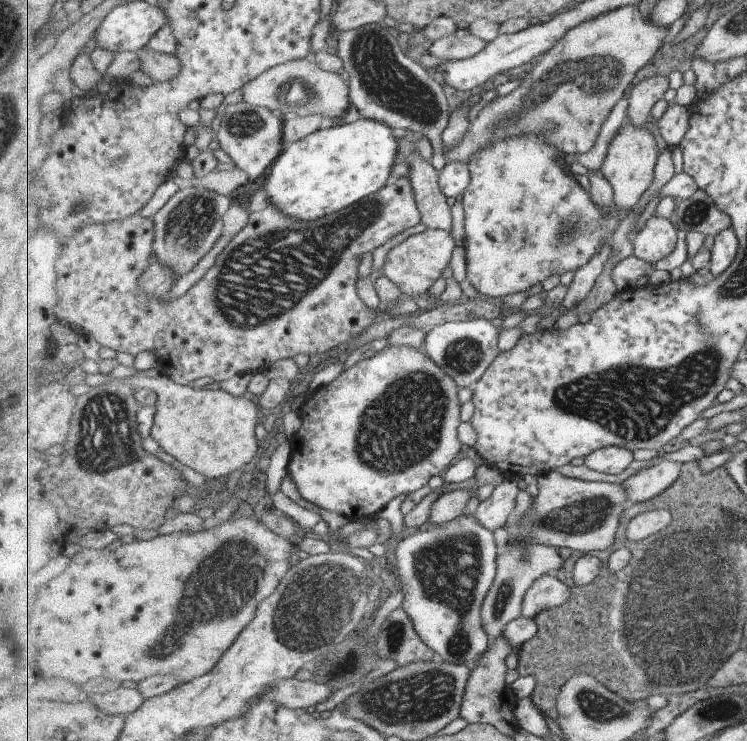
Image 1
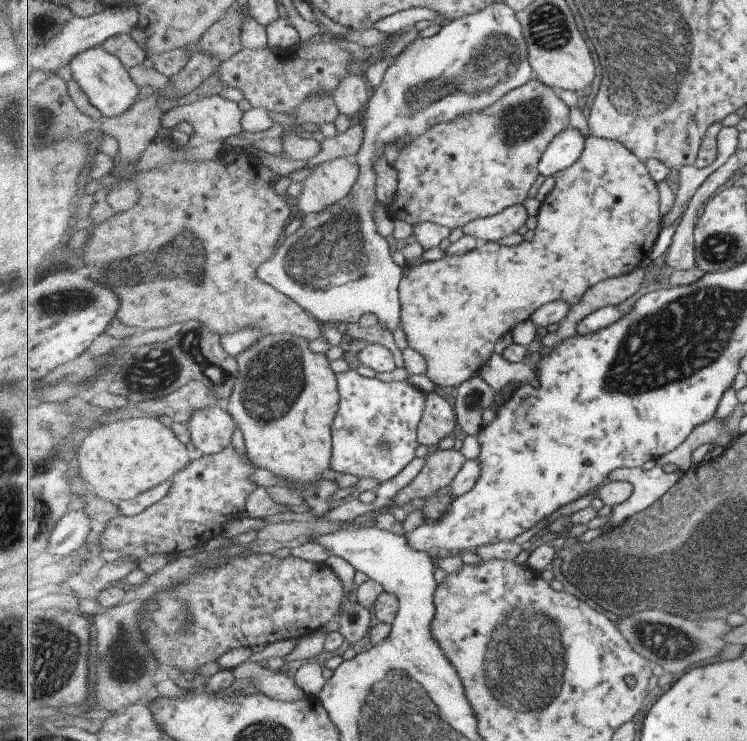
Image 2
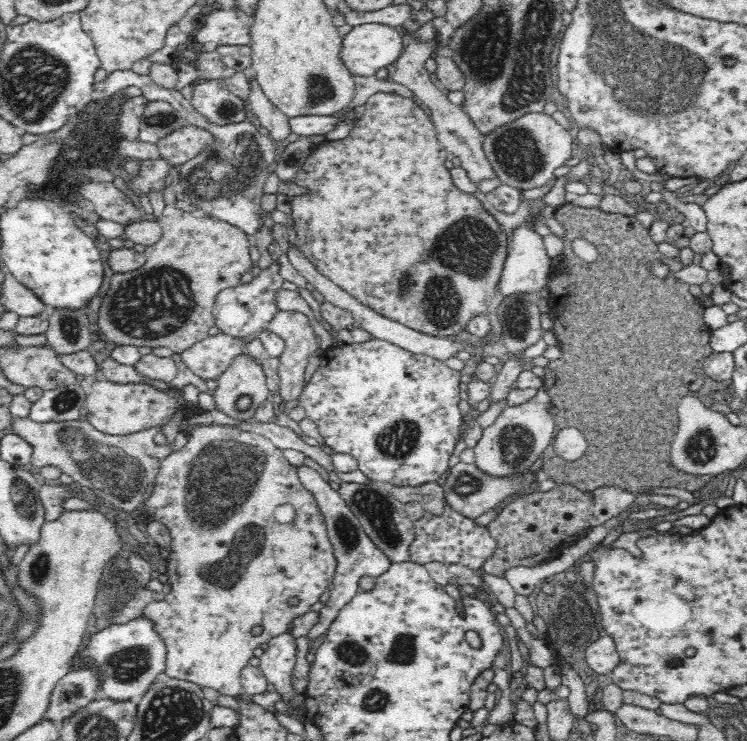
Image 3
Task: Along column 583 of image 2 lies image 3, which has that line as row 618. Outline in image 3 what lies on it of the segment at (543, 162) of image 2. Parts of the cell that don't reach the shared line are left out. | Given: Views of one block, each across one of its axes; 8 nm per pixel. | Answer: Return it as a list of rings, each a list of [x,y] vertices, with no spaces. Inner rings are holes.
[[[143,611],[128,623],[114,623],[92,635],[74,667],[88,662],[94,663],[102,674],[101,695],[114,699],[138,699],[156,680],[164,677],[167,648],[158,626],[155,626],[155,619]]]

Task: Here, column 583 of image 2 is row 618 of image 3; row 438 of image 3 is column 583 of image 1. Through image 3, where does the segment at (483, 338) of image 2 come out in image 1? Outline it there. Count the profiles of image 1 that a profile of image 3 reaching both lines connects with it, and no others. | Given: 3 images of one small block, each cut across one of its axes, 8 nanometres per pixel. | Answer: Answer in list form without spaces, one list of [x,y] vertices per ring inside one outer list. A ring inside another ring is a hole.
[[[524,133],[515,139],[505,139],[504,141],[498,141],[492,143],[489,147],[474,155],[469,162],[468,167],[470,170],[470,183],[466,186],[463,198],[461,200],[464,208],[464,258],[466,261],[466,274],[467,279],[471,286],[473,286],[479,293],[482,293],[485,297],[493,298],[505,298],[509,294],[517,294],[517,292],[527,292],[529,288],[537,286],[537,284],[543,285],[544,282],[554,277],[555,275],[565,274],[565,272],[571,272],[574,270],[577,272],[579,269],[583,269],[592,259],[600,254],[602,247],[608,242],[611,244],[613,240],[613,234],[615,230],[619,228],[621,220],[625,217],[625,210],[621,210],[616,206],[612,210],[612,216],[609,220],[606,220],[606,214],[604,210],[594,201],[594,198],[590,190],[585,190],[575,178],[573,174],[569,176],[567,170],[563,168],[563,164],[569,166],[569,161],[573,159],[569,154],[563,153],[563,160],[559,162],[559,158],[555,156],[556,151],[561,151],[556,147],[553,147],[542,135],[535,135],[534,133]]]

